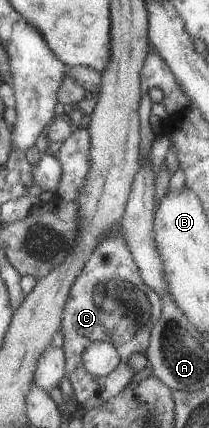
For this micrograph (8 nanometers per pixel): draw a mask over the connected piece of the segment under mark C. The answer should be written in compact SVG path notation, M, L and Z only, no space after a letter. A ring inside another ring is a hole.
M115 233L98 244L71 285L60 327L64 338L65 375L74 389L78 407L85 411L99 407L131 383L134 372L127 361L135 353L146 353L151 330L161 317L162 307L159 294L141 279L141 271L124 237ZM93 342L113 344L119 352L121 363L111 373L95 376L84 368L82 353Z

